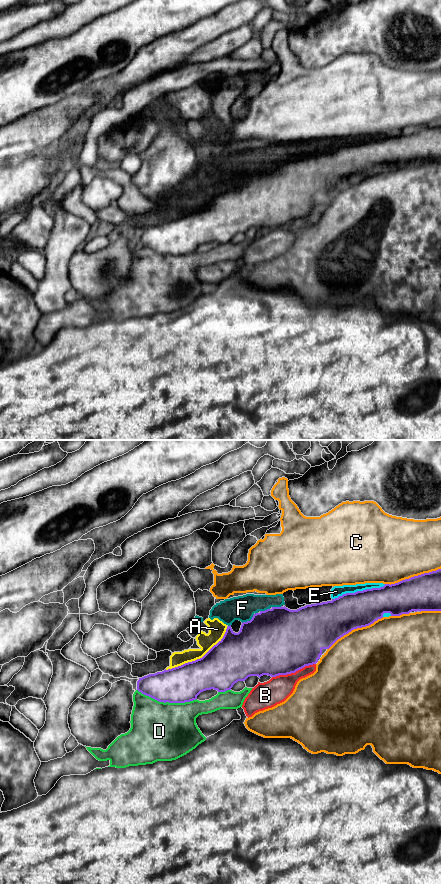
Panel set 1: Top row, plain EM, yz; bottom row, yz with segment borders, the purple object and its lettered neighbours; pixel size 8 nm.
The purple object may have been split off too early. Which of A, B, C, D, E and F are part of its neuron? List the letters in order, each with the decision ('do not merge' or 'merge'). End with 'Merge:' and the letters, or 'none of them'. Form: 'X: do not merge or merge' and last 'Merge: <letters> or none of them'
A: do not merge
B: do not merge
C: do not merge
D: do not merge
E: do not merge
F: do not merge
Merge: none of them

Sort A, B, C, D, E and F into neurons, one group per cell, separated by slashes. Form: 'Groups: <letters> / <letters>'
Groups: A E F / B / C / D

